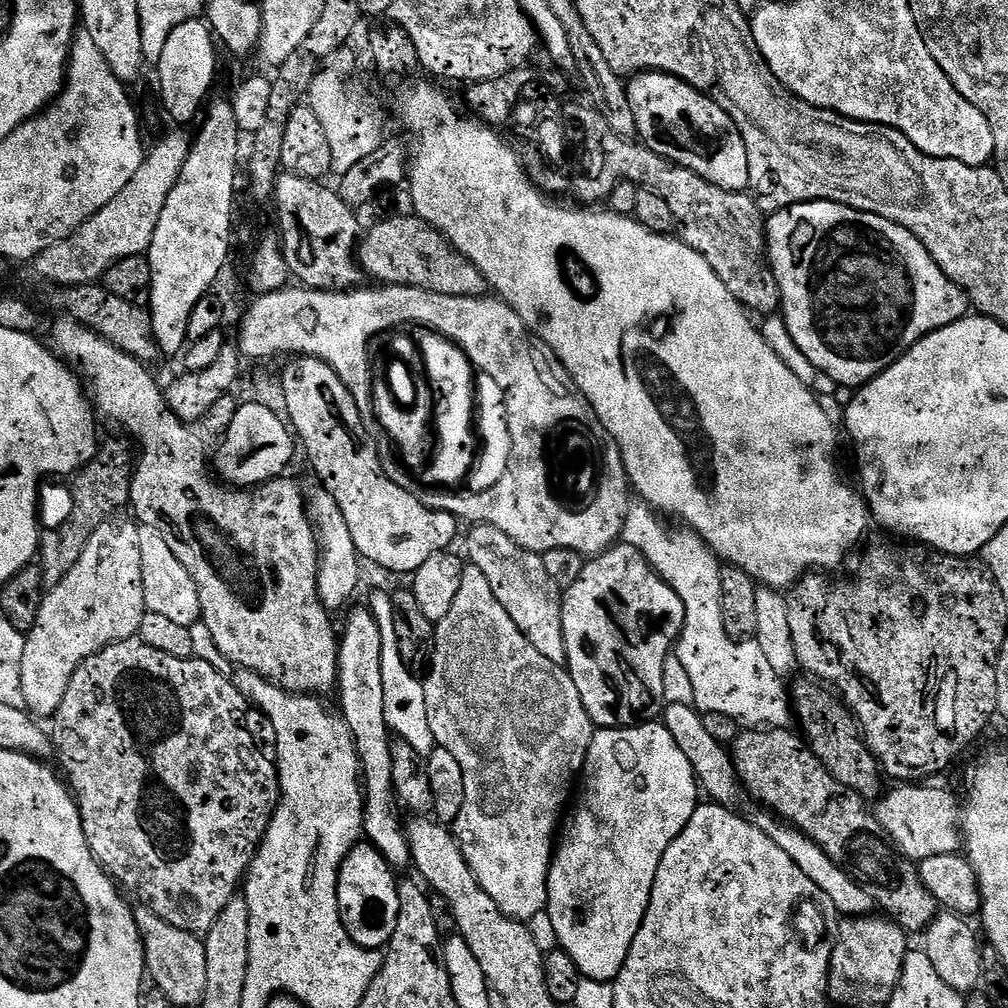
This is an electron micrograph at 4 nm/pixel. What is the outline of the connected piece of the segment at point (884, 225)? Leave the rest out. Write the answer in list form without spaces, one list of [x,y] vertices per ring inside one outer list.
[[[812,200],[808,204],[796,204],[793,208],[783,208],[781,212],[771,213],[766,220],[766,259],[780,291],[780,308],[794,346],[810,360],[817,372],[830,375],[841,389],[863,388],[876,376],[881,376],[894,361],[902,359],[923,336],[929,336],[939,328],[963,320],[970,312],[967,294],[953,280],[946,278],[944,271],[937,266],[934,258],[926,250],[926,246],[922,246],[922,242],[918,242],[918,238],[914,238],[910,230],[878,214],[859,212],[845,204],[835,204],[829,200]]]

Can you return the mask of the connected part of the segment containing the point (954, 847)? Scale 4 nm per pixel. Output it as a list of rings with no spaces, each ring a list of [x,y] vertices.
[[[904,782],[901,783],[899,786],[896,786],[896,789],[893,792],[885,791],[883,795],[879,797],[875,801],[874,804],[874,815],[876,821],[880,824],[880,829],[884,831],[884,835],[888,837],[889,841],[894,845],[897,852],[900,853],[901,856],[904,857],[906,860],[910,860],[913,862],[919,862],[921,860],[925,860],[926,858],[934,858],[935,856],[950,856],[956,853],[959,853],[962,848],[962,836],[961,833],[958,831],[958,816],[952,813],[952,796],[950,793],[947,792],[944,788],[924,788],[928,786],[921,786],[919,783],[916,782]]]

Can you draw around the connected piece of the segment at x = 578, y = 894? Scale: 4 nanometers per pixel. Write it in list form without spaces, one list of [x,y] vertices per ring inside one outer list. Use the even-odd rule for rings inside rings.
[[[660,722],[635,724],[633,728],[601,728],[593,731],[582,776],[583,780],[578,788],[579,795],[575,797],[574,807],[571,809],[572,817],[570,817],[570,812],[552,853],[552,865],[548,871],[548,907],[546,911],[550,914],[550,922],[554,922],[554,931],[558,933],[560,947],[566,954],[570,954],[570,958],[574,958],[574,966],[578,966],[581,977],[586,980],[612,982],[622,970],[622,966],[626,962],[626,954],[630,954],[634,934],[638,934],[638,930],[642,926],[642,918],[646,914],[650,894],[654,890],[654,878],[658,874],[662,854],[666,854],[670,842],[674,842],[674,838],[678,838],[678,834],[682,834],[682,830],[686,830],[686,822],[690,822],[702,792],[698,787],[694,770],[690,766],[690,758],[686,758],[686,754],[682,754],[678,742],[674,742],[674,734],[670,734],[670,730],[666,730],[663,723]]]

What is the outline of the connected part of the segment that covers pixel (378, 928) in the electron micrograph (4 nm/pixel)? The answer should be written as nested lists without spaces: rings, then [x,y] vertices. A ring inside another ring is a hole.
[[[361,842],[352,847],[340,867],[336,893],[340,920],[344,923],[344,928],[350,934],[352,941],[359,948],[387,949],[390,938],[394,934],[394,926],[398,926],[400,913],[398,876],[372,843]]]

